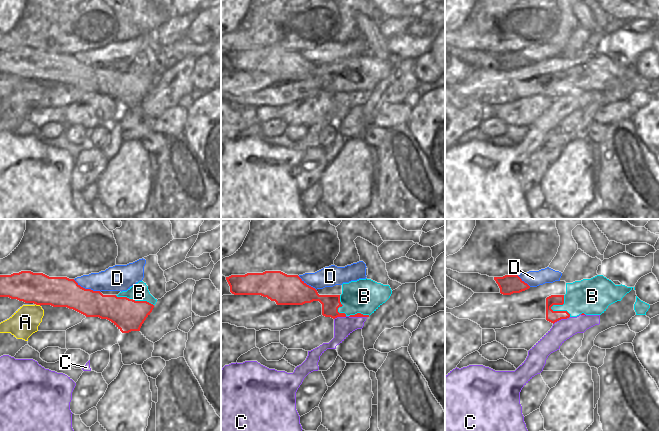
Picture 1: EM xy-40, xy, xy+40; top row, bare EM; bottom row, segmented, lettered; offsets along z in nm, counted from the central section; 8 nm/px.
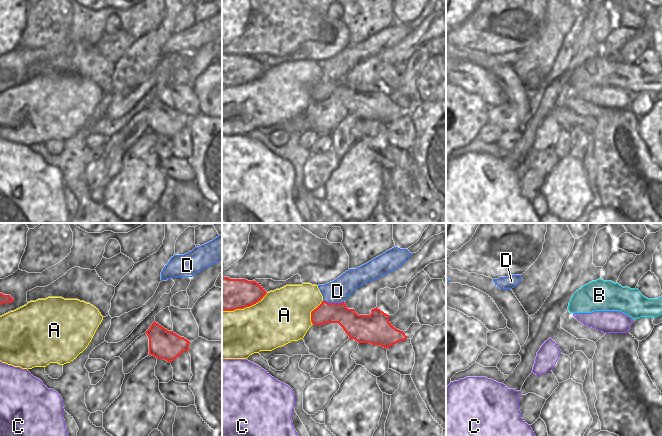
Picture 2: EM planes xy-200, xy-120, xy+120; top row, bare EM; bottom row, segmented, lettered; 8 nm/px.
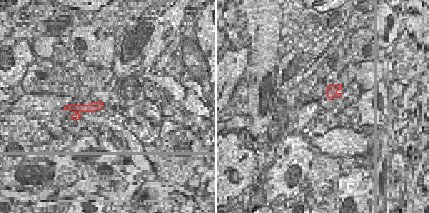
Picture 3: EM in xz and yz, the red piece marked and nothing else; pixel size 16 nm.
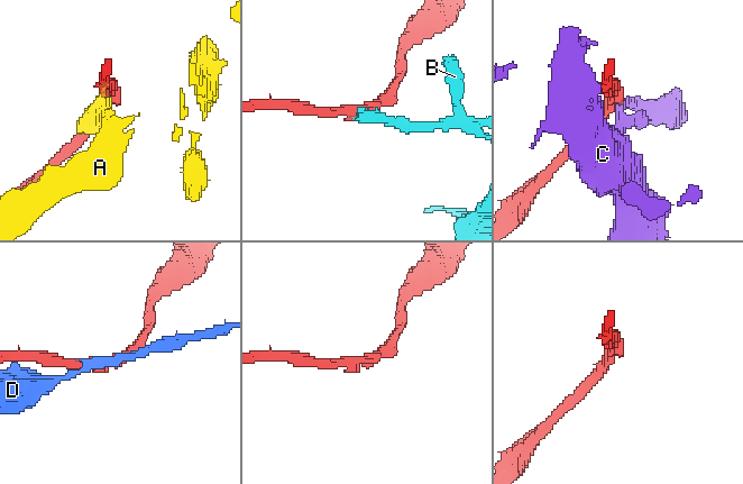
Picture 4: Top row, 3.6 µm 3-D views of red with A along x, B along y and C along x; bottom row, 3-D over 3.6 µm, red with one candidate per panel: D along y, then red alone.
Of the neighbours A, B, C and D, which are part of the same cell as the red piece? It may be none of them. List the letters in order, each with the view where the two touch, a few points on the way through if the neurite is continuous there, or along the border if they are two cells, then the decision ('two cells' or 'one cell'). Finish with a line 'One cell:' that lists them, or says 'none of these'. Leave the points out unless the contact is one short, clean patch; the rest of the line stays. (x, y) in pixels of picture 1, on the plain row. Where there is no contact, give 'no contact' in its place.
A: meets red in xy-40; two cells
B: meets red in xy+40; two cells
C: meets red in xy+40; border along xy+40 (569, 92), (559, 95), (553, 100); two cells
D: meets red in xy-40; two cells
One cell: none of these

